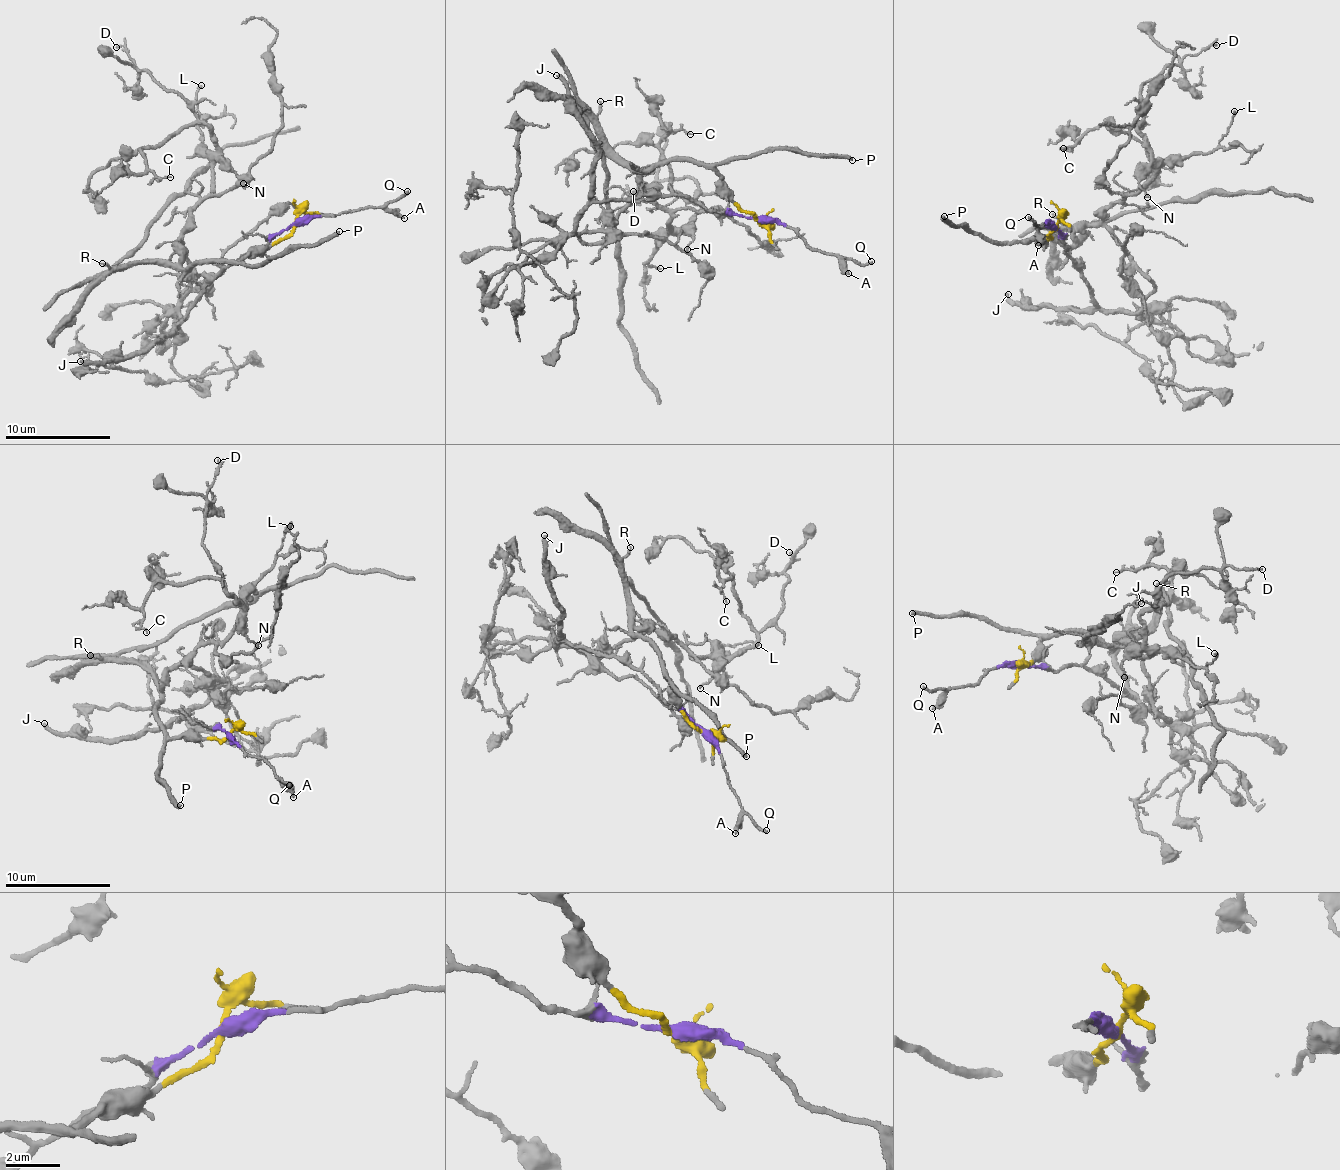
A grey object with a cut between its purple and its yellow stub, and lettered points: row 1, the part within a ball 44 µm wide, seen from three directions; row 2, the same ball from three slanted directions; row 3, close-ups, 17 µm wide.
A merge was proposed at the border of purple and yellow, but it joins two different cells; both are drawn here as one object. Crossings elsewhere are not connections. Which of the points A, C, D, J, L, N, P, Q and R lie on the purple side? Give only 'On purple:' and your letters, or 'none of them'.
On purple: A, J, Q

